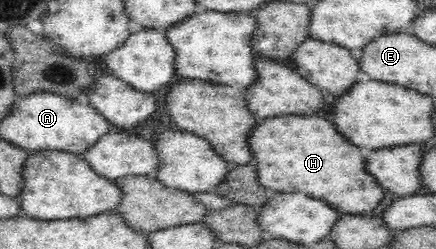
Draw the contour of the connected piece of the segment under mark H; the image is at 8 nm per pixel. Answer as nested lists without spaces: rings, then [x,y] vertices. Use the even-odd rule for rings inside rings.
[[[286,114],[262,121],[249,132],[249,151],[257,160],[257,180],[277,192],[305,192],[325,201],[337,214],[370,213],[384,197],[381,185],[365,171],[365,153],[337,132],[326,116]]]

